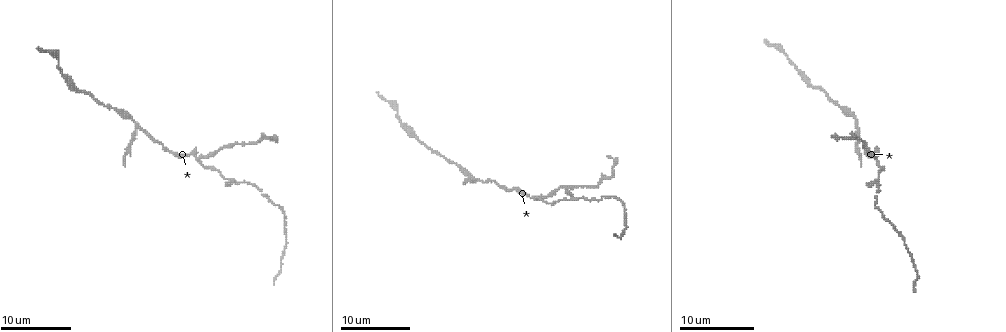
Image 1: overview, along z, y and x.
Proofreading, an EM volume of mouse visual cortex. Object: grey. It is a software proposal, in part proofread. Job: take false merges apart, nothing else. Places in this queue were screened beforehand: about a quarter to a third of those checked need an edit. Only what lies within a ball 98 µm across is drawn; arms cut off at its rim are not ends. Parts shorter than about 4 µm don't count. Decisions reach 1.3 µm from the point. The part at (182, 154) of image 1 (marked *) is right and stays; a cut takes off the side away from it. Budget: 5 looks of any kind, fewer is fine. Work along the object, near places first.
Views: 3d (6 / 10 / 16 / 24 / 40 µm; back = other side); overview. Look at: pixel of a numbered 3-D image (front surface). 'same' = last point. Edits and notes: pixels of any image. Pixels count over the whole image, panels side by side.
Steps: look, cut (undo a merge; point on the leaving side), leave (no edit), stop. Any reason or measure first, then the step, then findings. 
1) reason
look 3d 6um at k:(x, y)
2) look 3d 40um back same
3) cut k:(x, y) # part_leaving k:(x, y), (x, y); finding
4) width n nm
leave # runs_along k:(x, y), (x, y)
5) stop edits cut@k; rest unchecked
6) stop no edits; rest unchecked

three-way junction
look 3d 6um at 1:(579, 198)

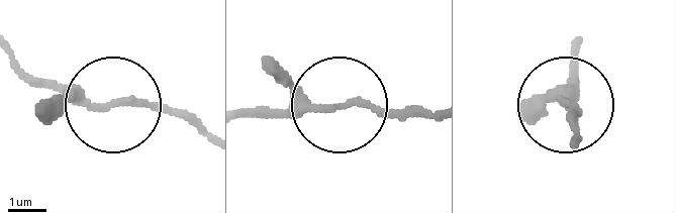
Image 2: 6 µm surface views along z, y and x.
leave # runs_along 2:(18, 64), (105, 102), (199, 118); continuous, no second neuron

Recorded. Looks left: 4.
small branch off a trunk
look 3d 16um at 1:(539, 196)

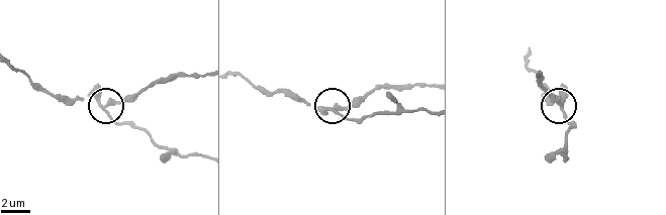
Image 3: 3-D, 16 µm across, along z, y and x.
arms 3
cut 3:(125, 101) # part_leaving 3:(107, 106), (135, 99), (154, 85), (182, 75), (200, 75); a second neuron is stuck on

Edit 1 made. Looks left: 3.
arms part here
look 3d 6um at 1:(137, 127)

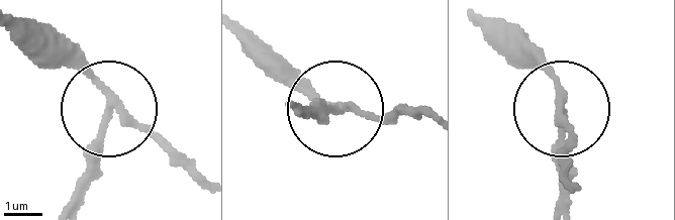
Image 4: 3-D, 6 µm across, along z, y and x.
width 190 nm
cut 4:(92, 164) # part_leaving 4:(104, 107), (104, 142), (82, 200); two neurons meet here

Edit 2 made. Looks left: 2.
stop edits cut@3, cut@4; rest unchecked

